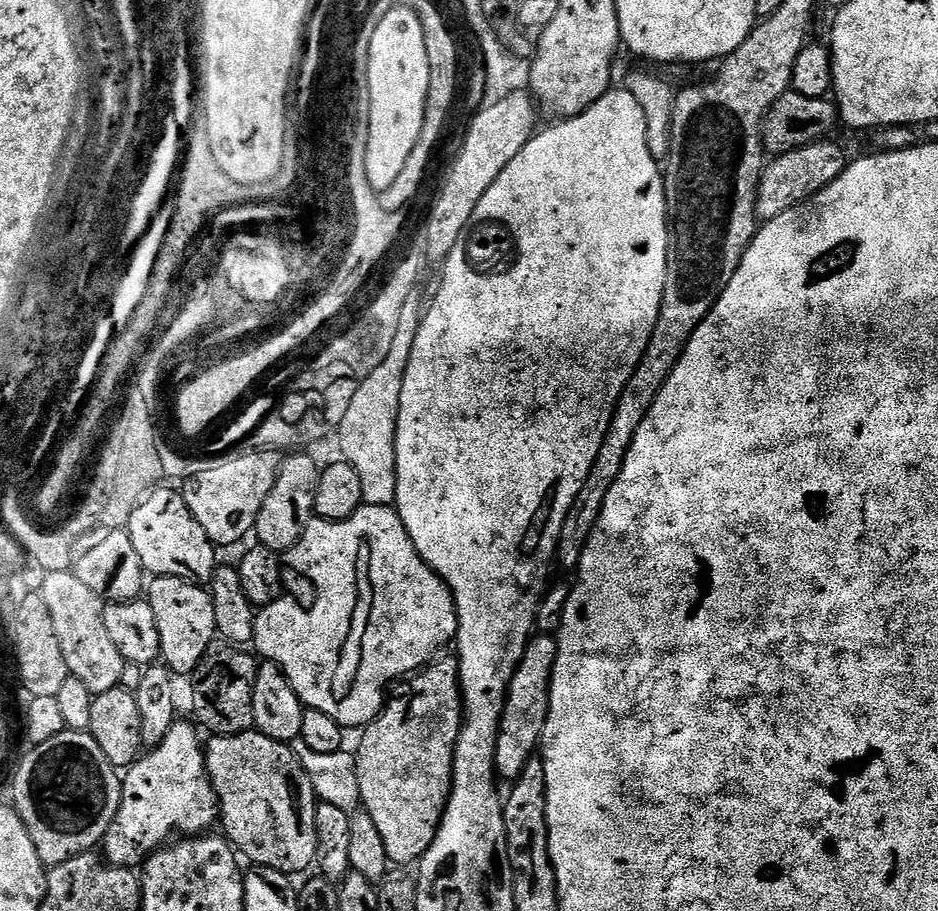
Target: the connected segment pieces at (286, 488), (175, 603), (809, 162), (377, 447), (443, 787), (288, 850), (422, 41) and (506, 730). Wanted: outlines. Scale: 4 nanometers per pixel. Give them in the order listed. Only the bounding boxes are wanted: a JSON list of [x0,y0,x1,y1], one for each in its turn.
[[254,454,322,554],[146,576,218,678],[756,138,850,222],[338,291,426,506],[354,655,464,866],[204,730,318,874],[366,8,430,194],[495,635,557,782]]

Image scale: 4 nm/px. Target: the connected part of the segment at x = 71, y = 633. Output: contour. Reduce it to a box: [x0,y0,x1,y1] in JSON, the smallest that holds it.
[38,570,126,694]

